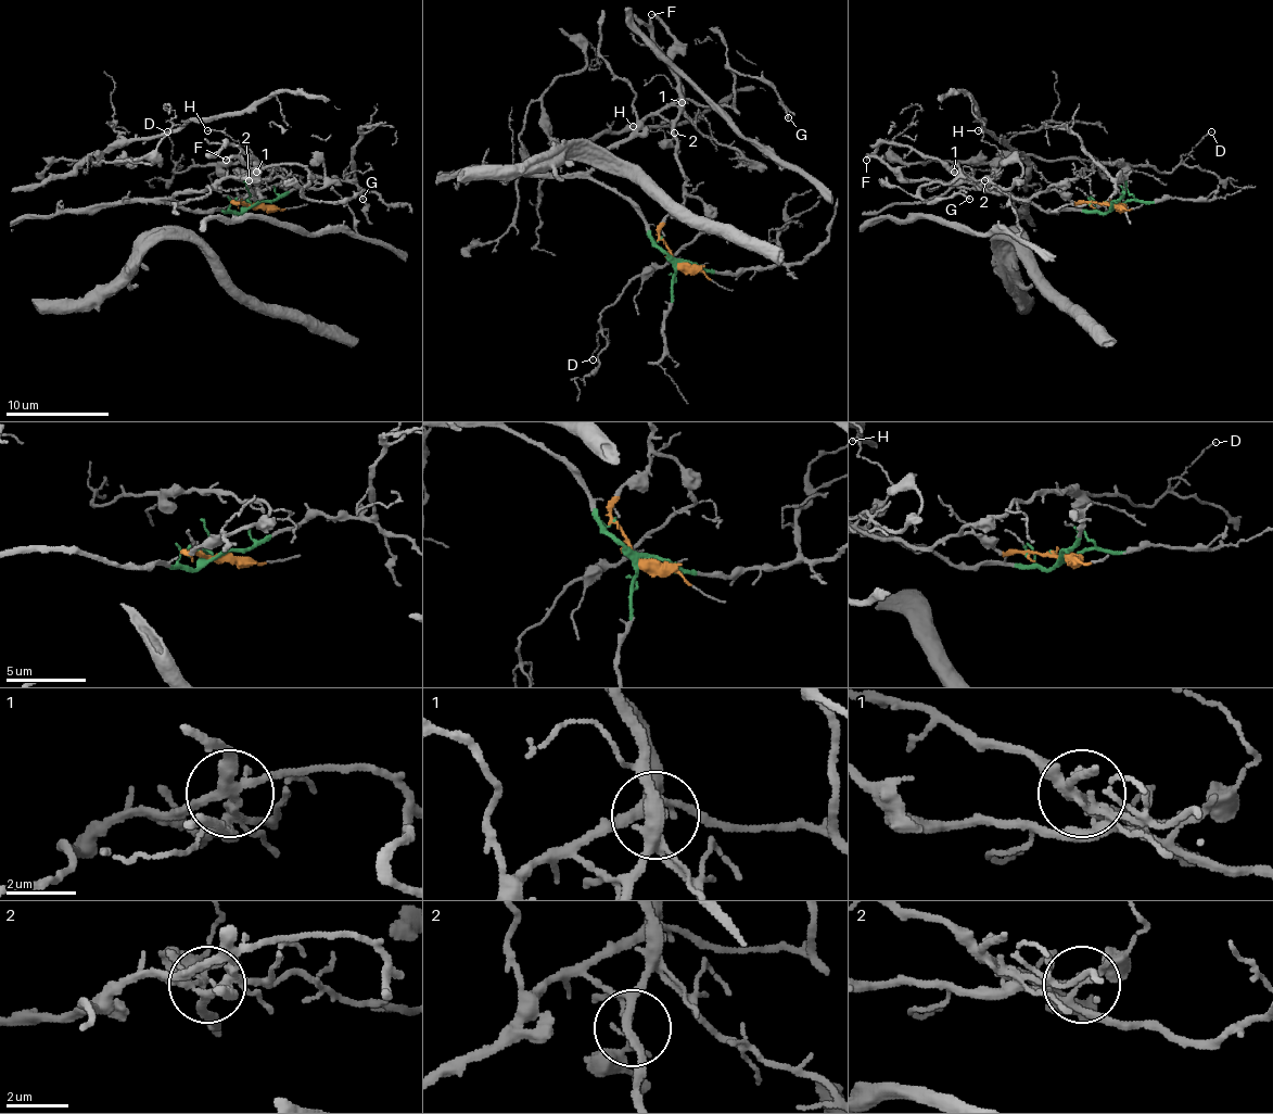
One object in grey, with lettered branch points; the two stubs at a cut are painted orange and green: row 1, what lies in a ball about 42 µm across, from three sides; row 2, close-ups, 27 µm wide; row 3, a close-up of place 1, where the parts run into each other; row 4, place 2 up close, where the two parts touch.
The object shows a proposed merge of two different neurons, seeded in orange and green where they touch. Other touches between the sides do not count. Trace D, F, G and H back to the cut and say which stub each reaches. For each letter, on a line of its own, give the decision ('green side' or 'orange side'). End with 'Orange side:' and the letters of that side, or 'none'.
D: orange side
F: orange side
G: green side
H: orange side
Orange side: D, F, H

